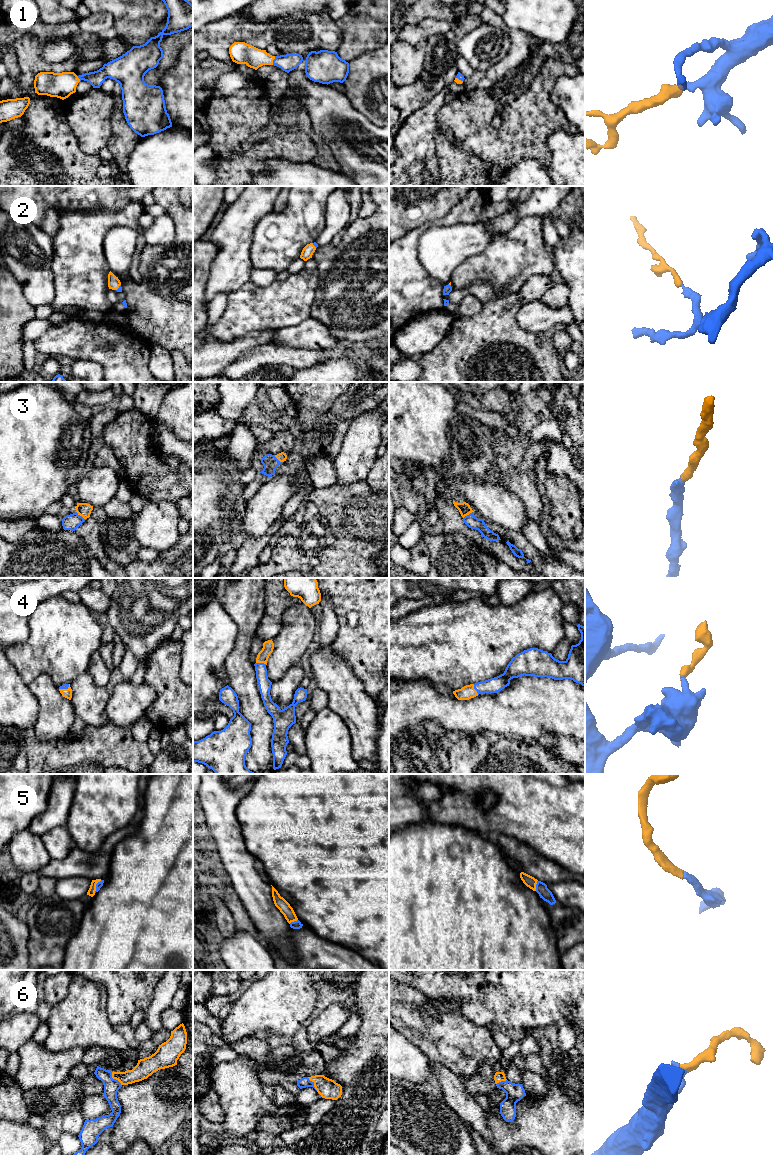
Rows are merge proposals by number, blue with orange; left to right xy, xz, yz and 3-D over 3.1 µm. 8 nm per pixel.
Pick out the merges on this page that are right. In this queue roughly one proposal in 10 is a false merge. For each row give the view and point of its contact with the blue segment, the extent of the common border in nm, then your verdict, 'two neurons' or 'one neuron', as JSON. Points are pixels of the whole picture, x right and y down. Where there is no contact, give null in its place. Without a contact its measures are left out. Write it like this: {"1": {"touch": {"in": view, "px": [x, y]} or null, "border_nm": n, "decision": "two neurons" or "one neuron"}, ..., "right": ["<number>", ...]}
{"1": {"touch": {"in": "xz", "px": [273, 60]}, "border_nm": 80, "decision": "one neuron"}, "2": {"touch": {"in": "xy", "px": [119, 287]}, "border_nm": 70, "decision": "one neuron"}, "3": {"touch": {"in": "xy", "px": [79, 515]}, "border_nm": 100, "decision": "one neuron"}, "4": {"touch": {"in": "yz", "px": [475, 689]}, "border_nm": 100, "decision": "one neuron"}, "5": {"touch": {"in": "yz", "px": [536, 885]}, "border_nm": 90, "decision": "one neuron"}, "6": {"touch": {"in": "xy", "px": [115, 1079]}, "border_nm": 140, "decision": "one neuron"}, "right": ["1", "2", "3", "4", "5", "6"]}

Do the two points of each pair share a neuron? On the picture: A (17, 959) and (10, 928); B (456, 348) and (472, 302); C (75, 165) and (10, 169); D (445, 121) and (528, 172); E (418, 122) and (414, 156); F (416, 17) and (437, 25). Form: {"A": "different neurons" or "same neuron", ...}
{"A": "same neuron", "B": "different neurons", "C": "same neuron", "D": "different neurons", "E": "same neuron", "F": "different neurons"}

